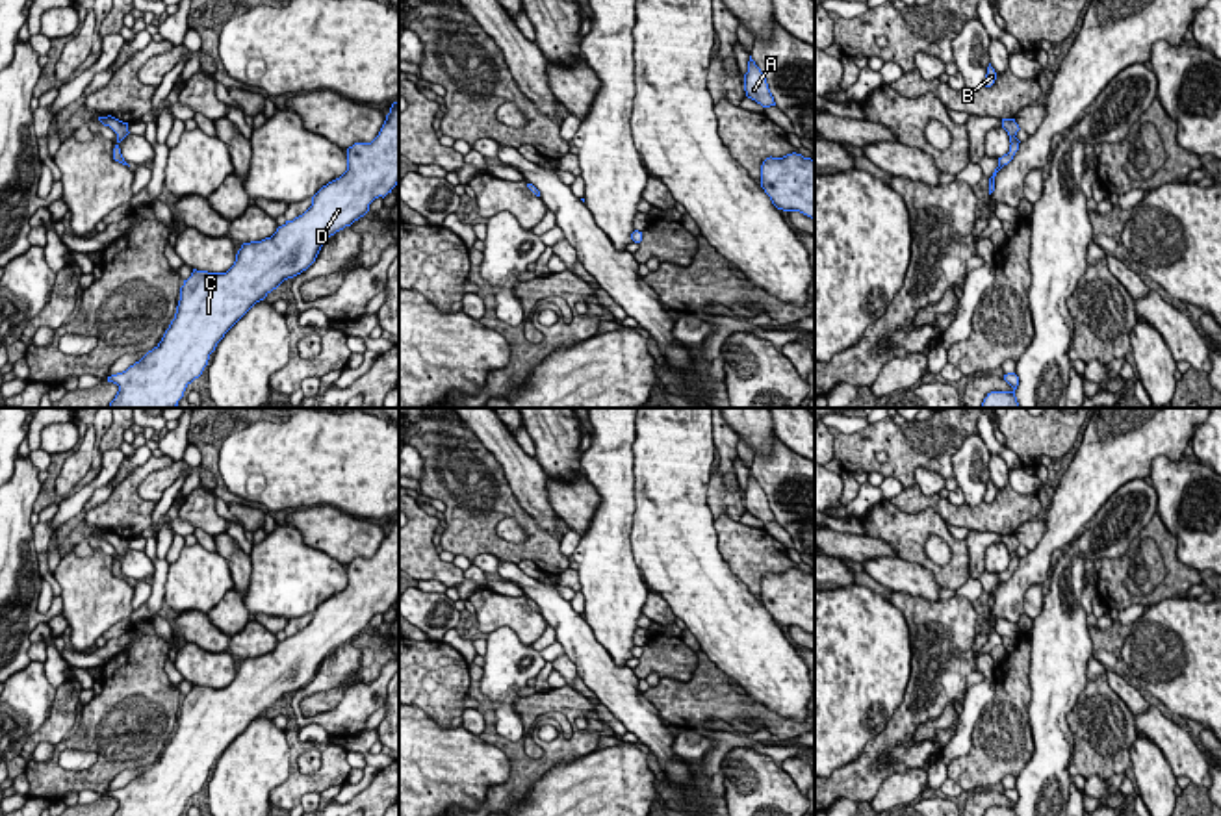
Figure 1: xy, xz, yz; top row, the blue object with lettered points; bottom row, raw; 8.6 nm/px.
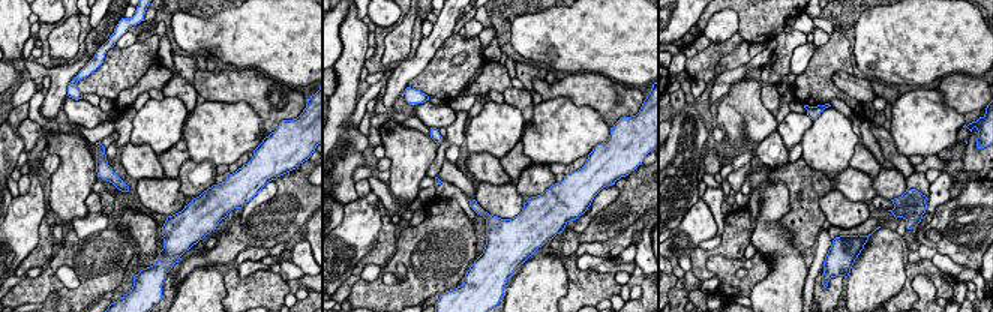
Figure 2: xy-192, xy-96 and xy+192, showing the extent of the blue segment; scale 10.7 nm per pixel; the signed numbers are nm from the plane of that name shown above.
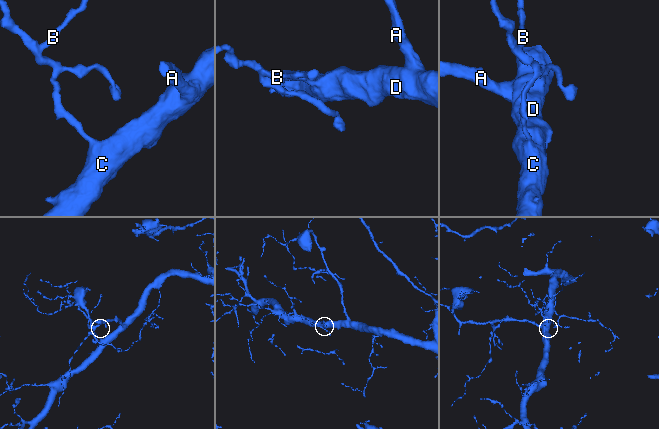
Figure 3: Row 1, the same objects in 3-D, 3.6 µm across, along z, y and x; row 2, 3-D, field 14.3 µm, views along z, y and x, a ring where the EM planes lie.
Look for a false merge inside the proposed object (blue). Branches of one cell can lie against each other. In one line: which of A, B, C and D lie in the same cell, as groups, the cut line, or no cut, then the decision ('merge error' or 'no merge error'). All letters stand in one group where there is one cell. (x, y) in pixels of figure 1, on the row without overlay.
A B C D | no cut | no merge error

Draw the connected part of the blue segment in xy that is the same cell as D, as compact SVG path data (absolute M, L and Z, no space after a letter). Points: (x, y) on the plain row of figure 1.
M399 516L371 558L354 558L347 564L347 586L323 601L312 621L293 636L286 636L271 653L243 658L234 681L226 688L193 684L180 703L174 734L161 757L126 786L108 792L119 801L113 816L180 816L186 803L202 790L210 770L225 749L284 695L306 686L325 657L351 642L369 627L369 619L392 608L399 599Z

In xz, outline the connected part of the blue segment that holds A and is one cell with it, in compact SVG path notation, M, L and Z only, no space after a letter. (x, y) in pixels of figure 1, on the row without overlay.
M750 471L748 488L744 490L746 512L761 519L763 523L776 521L774 512L768 504L766 493Z

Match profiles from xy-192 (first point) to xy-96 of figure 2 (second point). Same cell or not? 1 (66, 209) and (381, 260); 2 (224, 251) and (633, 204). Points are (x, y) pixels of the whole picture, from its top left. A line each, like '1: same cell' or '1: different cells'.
1: different cells
2: same cell

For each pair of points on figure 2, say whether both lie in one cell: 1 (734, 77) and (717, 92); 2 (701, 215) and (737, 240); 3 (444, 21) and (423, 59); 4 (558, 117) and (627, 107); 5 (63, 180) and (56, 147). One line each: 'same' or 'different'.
1: same
2: different
3: same
4: different
5: same

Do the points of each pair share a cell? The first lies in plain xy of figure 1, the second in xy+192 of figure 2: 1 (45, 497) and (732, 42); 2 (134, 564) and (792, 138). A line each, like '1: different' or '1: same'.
1: same
2: same

